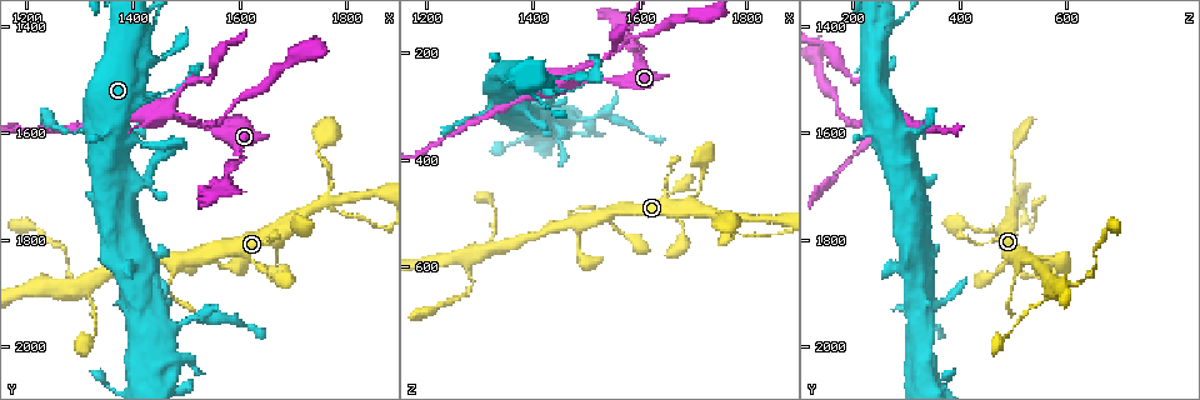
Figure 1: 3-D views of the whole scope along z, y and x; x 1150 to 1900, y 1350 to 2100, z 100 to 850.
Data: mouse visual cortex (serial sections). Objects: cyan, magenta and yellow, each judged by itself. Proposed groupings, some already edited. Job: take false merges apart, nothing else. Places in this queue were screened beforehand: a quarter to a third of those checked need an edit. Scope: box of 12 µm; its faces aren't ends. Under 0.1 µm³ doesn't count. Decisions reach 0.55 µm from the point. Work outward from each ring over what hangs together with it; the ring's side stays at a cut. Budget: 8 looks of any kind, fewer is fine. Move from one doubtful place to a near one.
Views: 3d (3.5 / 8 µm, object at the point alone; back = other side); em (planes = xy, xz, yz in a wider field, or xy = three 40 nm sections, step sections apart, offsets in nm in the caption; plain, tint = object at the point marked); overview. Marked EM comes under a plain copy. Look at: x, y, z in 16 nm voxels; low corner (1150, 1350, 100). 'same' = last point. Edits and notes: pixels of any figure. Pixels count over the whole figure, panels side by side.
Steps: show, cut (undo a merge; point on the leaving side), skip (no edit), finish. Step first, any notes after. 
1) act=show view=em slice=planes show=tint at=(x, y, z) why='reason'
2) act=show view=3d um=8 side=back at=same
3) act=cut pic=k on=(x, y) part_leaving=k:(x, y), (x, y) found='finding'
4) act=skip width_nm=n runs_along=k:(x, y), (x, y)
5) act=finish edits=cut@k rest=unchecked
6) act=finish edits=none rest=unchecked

act=show view=3d um=8 at=(1410, 1915, 325)

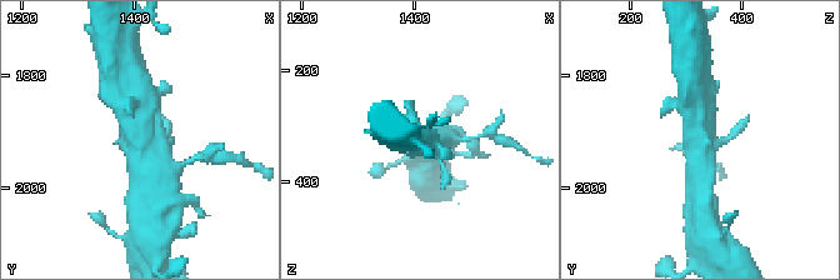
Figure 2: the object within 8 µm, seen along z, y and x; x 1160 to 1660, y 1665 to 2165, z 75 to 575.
act=show view=3d um=3.5 at=(1410, 1915, 325) why='closer look'

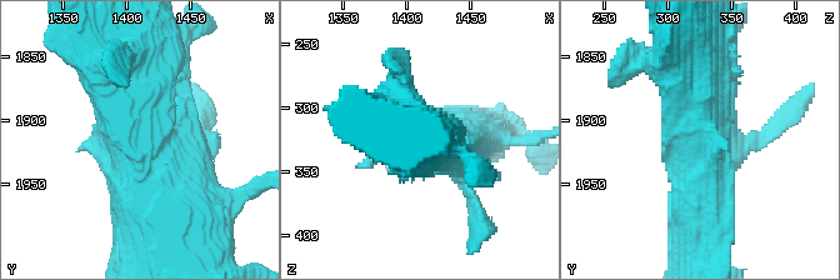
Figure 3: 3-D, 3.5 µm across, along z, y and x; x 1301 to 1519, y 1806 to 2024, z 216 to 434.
act=show view=em slice=planes show=tint at=(1412, 1912, 324) why='now the EM'

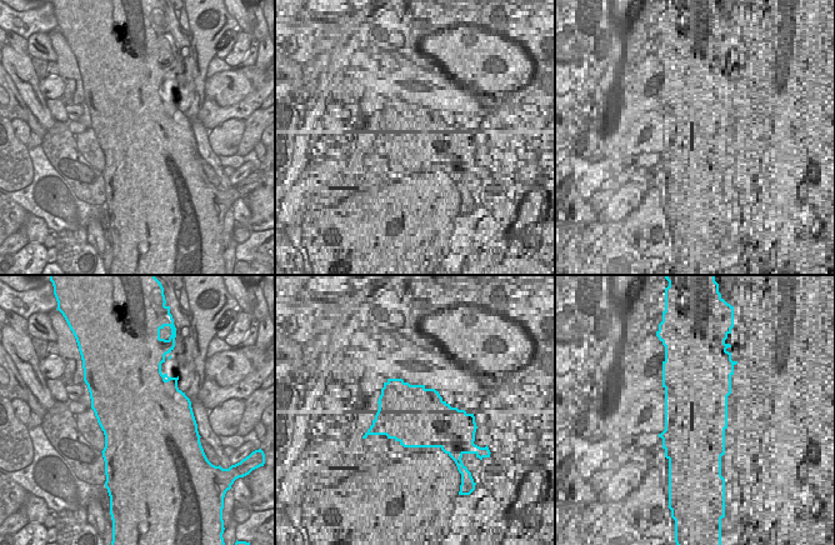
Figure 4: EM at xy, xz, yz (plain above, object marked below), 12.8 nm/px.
act=skip runs_along=3:(131, 48), (139, 179), (154, 221) found='all the same cell'

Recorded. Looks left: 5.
act=show view=3d um=3.5 at=(1465, 1555, 255) why='small branch off a trunk'

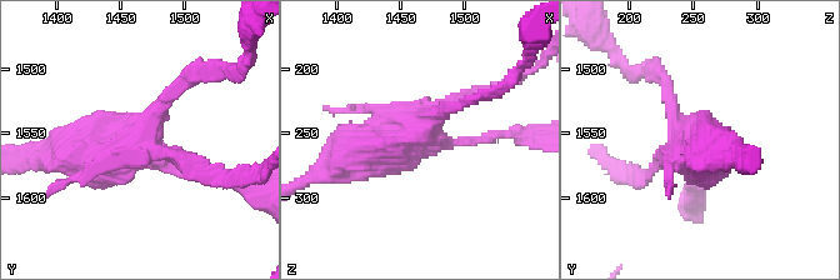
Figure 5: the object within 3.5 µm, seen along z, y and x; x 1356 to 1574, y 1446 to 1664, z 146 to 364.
act=show view=em slice=xy step=1 show=tint at=(1468, 1556, 252)

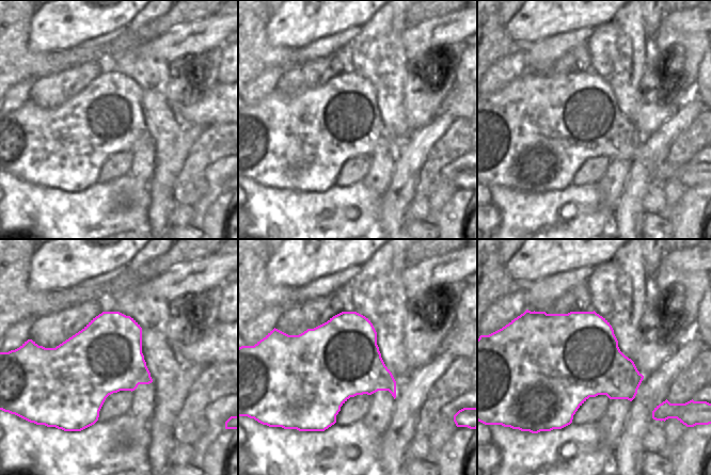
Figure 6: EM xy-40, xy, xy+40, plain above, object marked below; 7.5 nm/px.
act=cut pic=5 on=(51, 189) found='two cells meet here'

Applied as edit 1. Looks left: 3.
act=show view=3d um=3.5 at=(1315, 1915, 560) why='sudden change in width'

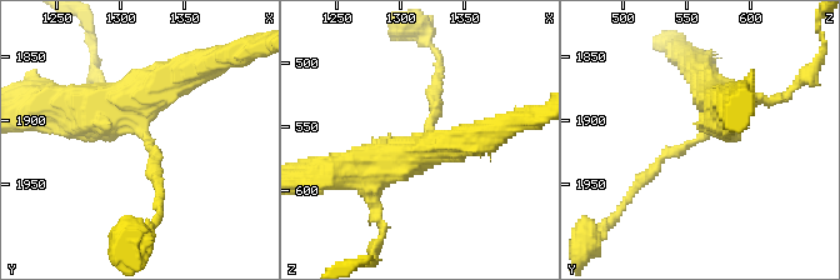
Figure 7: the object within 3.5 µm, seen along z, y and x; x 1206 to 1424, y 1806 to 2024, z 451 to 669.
act=show view=em slice=xy step=1 show=tint at=(1320, 1912, 562)

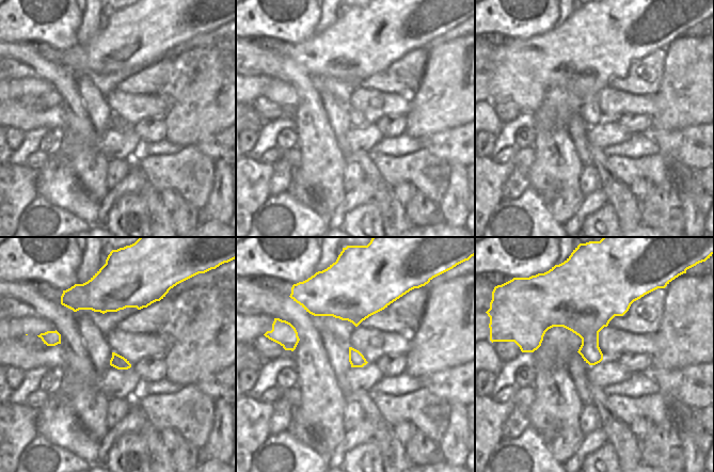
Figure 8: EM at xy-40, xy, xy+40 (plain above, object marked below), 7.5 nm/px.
act=skip width_nm=110 runs_along=7:(704, 79), (708, 129), (640, 183) found='all the same cell'

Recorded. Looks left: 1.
act=finish edits=cut@5 rest=unchecked

